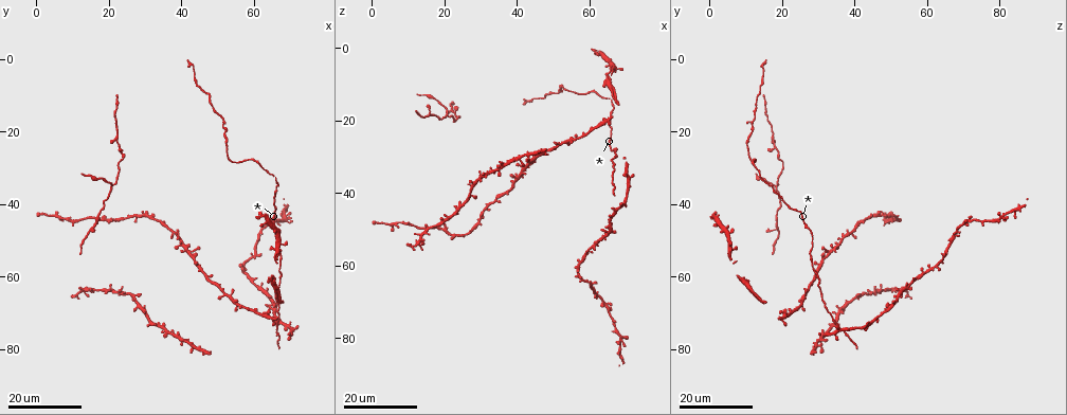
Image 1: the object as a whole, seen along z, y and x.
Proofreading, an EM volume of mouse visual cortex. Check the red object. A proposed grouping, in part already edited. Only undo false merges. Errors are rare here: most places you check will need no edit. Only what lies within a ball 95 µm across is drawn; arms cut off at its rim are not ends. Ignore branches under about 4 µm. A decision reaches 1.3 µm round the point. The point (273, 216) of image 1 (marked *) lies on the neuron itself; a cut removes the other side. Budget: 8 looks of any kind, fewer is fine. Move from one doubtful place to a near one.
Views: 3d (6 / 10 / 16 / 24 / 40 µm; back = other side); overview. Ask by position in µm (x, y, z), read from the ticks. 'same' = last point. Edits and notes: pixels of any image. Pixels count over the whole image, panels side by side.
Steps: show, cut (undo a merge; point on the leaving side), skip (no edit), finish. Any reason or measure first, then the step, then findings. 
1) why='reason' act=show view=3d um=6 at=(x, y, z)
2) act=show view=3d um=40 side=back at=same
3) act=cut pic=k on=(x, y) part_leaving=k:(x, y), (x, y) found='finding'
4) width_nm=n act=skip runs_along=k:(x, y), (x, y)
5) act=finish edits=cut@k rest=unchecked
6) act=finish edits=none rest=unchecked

act=show view=3d um=16 at=(47.0, 8.5, 13.5)

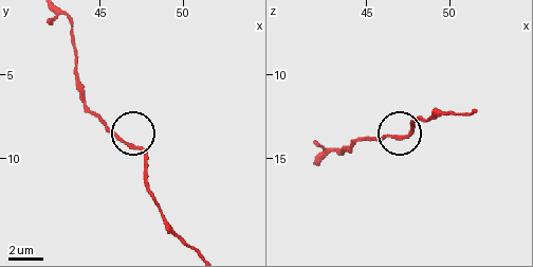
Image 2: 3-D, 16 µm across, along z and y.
act=show view=3d um=6 at=(46.6, 9.1, 13.6)

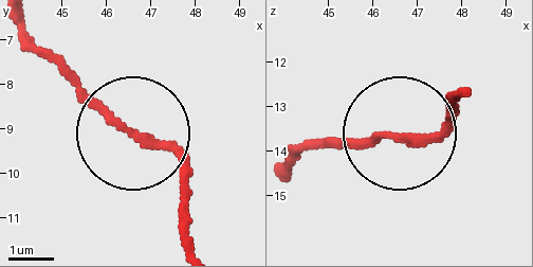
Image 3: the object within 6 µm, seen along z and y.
act=skip runs_along=3:(195, 247), (172, 156), (115, 121), (51, 56) found='continuous, no second neuron'

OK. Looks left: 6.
why='arms part here' act=show view=3d um=16 at=(21.0, 35.5, 18.0)

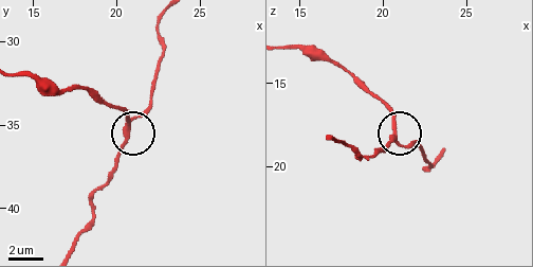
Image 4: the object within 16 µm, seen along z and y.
why='zoom in' act=show view=3d um=6 at=(20.6, 35.2, 18.2)

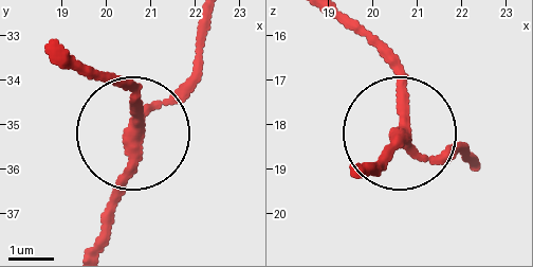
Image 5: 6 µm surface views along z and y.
arms=3 act=skip runs_along=5:(472, 164), (453, 149), (411, 149), (392, 50) found='all the same neuron'

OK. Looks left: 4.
why='thick turns thin' act=show view=3d um=24 at=(15.5, 63.5, 50.0)

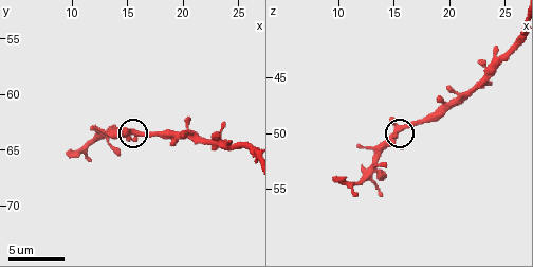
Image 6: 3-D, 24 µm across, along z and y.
why='zoom in' act=show view=3d um=6 at=(15.4, 63.4, 49.8)

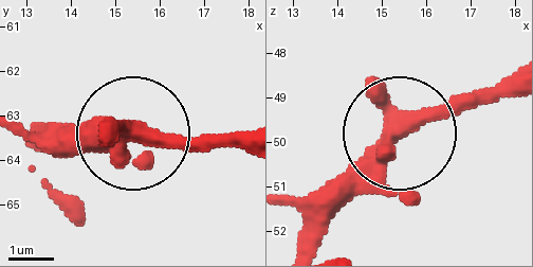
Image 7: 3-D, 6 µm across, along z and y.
arms=3 act=skip runs_along=7:(506, 75), (415, 121), (305, 231) found='one neuron here'

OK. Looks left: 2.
act=show view=3d um=16 at=(59.0, 69.5, 23.5)

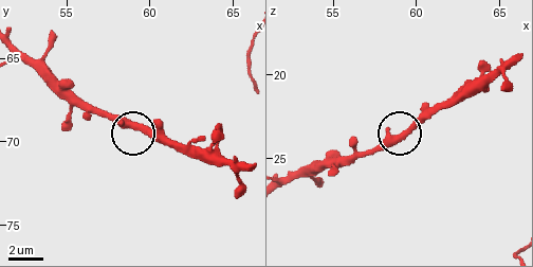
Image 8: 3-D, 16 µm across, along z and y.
why='closer look' act=show view=3d um=6 at=(59.3, 69.3, 23.5)

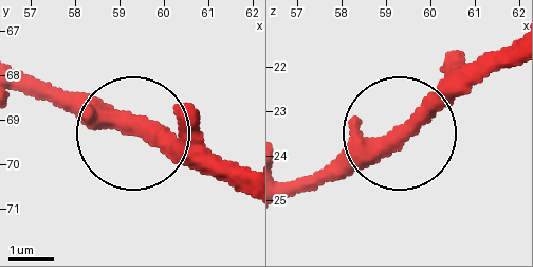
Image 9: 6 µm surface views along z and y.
width_nm=400 act=skip found='all the same neuron'

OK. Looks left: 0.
act=finish edits=none rest=unchecked

